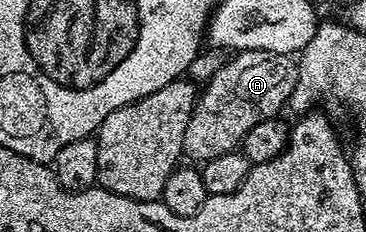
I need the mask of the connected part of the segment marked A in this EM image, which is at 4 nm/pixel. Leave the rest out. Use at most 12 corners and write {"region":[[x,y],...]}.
{"region":[[232,55],[198,93],[183,156],[236,151],[288,107],[297,68]]}

